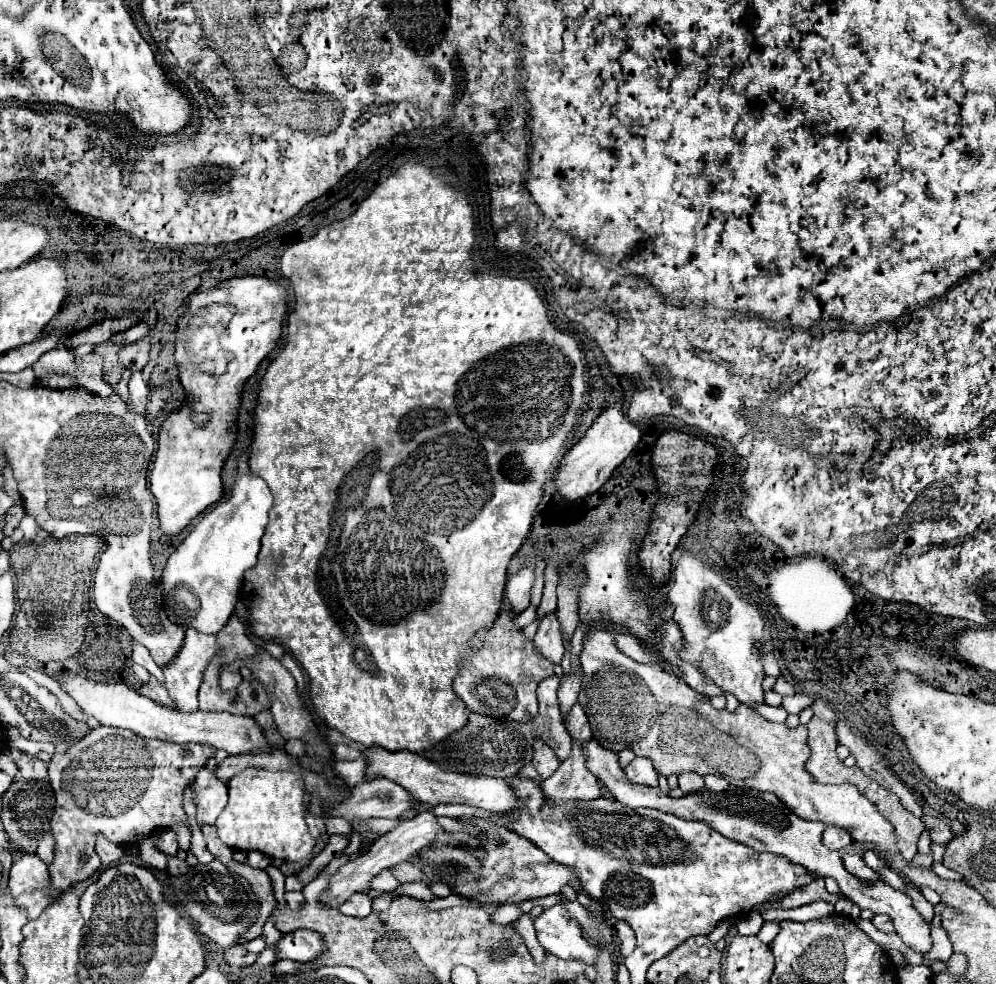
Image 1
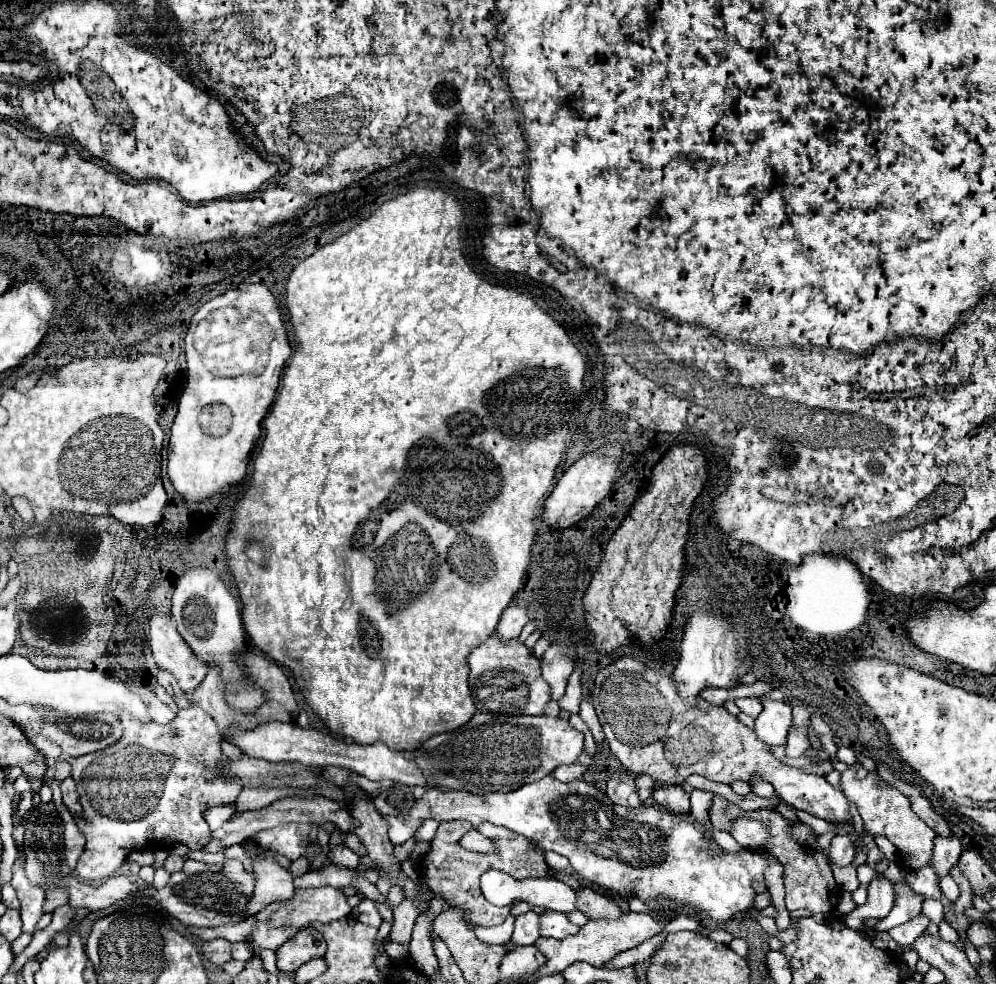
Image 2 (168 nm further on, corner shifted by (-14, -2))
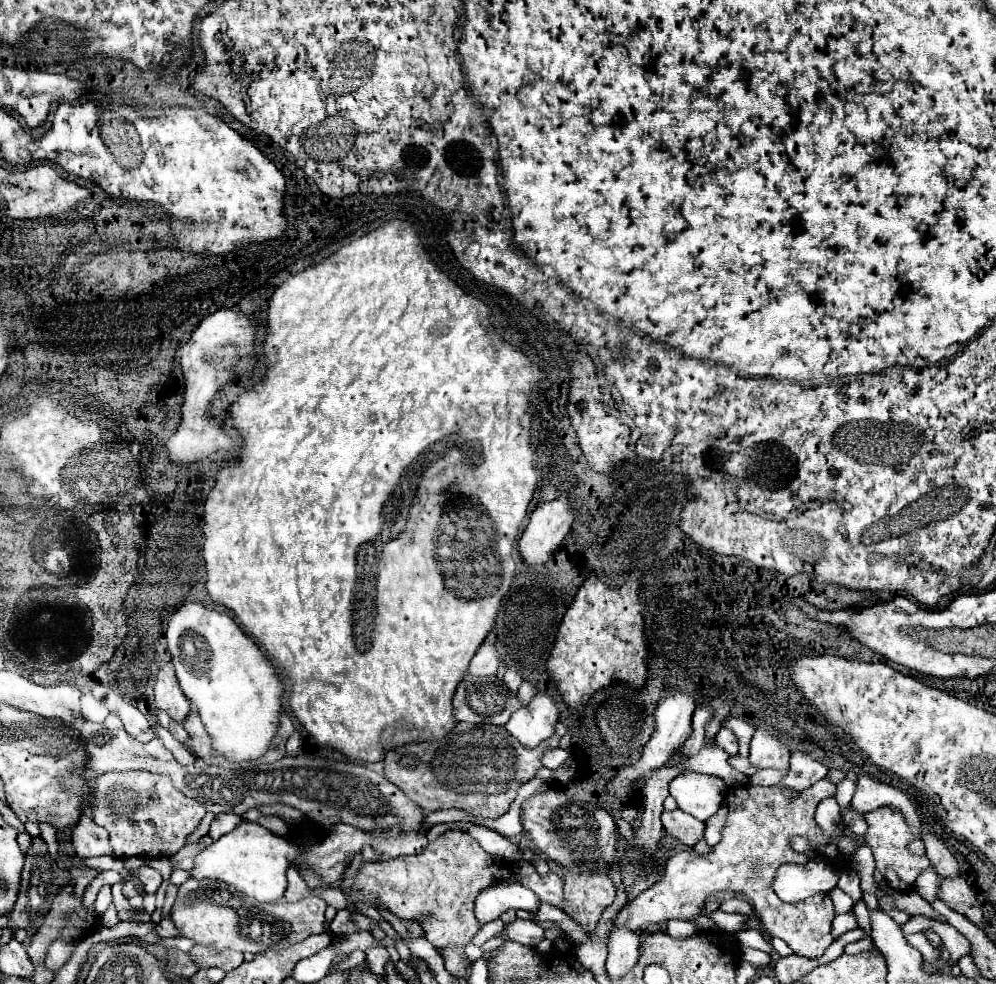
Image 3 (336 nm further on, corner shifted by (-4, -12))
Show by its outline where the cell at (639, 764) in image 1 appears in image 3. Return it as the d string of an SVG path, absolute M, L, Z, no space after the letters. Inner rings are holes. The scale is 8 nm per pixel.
M663 810L661 814L661 822L663 822L663 828L669 836L677 838L681 844L685 846L693 846L697 840L703 838L703 828L705 824L699 822L697 818L693 818L691 814L685 814L683 810Z

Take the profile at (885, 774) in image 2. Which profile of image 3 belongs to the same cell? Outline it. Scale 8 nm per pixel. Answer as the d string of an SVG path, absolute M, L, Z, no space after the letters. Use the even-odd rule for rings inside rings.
M923 824L921 828L921 840L925 844L925 854L927 858L931 860L931 866L935 868L935 872L941 876L941 878L947 878L947 876L955 876L959 874L959 866L957 866L957 860L955 856L947 850L947 846L943 846L937 836L933 836L927 826Z

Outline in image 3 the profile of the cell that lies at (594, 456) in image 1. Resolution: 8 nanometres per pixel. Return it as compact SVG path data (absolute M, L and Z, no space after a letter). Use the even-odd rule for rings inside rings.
M567 494L551 502L539 504L523 530L519 540L521 556L527 564L545 564L547 558L559 548L563 538L569 534L575 520L575 506Z

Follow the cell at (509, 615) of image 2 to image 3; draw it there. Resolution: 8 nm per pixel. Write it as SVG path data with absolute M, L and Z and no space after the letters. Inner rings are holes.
M485 640L477 654L473 656L467 672L473 676L493 676L497 668L499 668L499 650Z

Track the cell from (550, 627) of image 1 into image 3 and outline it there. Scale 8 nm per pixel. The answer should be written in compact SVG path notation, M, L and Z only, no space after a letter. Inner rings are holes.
M539 688L533 700L511 714L505 728L515 736L523 746L533 748L539 742L547 740L555 732L555 722L559 720L559 710L547 688Z

